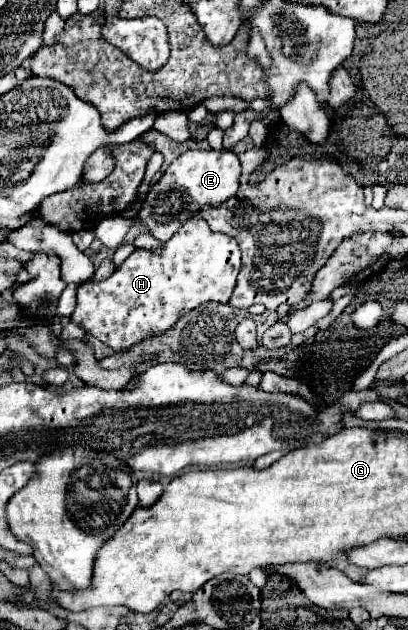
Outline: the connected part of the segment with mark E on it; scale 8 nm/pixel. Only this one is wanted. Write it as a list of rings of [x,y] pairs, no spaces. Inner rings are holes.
[[[230,150],[184,152],[180,158],[176,158],[170,164],[168,172],[160,178],[160,182],[156,186],[152,186],[152,190],[144,198],[138,218],[144,222],[144,226],[150,230],[150,234],[156,240],[166,242],[166,238],[170,238],[170,234],[174,234],[174,230],[182,224],[182,220],[196,216],[204,204],[218,206],[224,200],[228,200],[230,196],[234,196],[240,186],[238,178],[240,178],[240,160]],[[174,190],[180,190],[180,192],[174,192]]]

